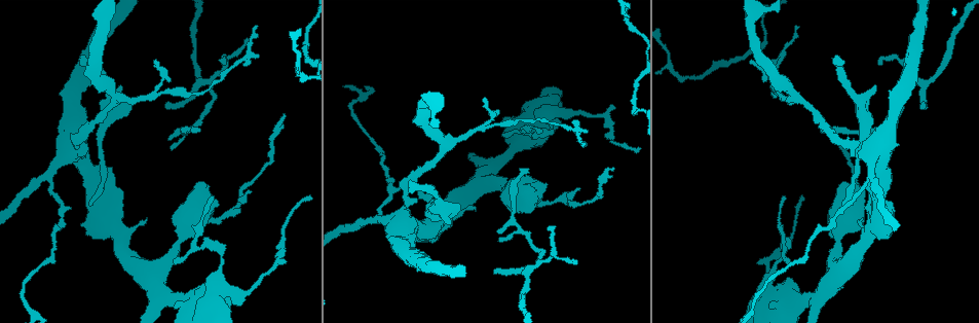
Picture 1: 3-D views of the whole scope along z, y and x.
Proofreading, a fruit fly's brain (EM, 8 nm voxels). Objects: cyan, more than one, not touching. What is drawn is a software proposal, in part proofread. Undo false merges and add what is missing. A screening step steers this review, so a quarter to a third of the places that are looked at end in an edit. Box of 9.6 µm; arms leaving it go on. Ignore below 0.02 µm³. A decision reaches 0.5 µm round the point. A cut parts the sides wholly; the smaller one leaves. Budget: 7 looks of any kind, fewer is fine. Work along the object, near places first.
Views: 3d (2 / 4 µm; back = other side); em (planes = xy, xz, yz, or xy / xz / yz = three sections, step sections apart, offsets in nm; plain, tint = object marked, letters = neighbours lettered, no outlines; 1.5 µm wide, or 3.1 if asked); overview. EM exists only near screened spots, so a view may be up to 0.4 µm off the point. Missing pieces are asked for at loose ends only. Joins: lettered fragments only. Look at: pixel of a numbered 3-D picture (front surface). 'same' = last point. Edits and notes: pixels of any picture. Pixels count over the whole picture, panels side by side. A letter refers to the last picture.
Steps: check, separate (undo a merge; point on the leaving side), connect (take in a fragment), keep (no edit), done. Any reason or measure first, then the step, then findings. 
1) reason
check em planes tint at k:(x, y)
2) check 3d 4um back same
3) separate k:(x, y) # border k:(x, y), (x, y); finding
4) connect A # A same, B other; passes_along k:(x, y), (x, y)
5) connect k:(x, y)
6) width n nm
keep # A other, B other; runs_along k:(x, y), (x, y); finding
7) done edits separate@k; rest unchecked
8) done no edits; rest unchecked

sharp bend
check 3d 2um at 1:(785, 250)

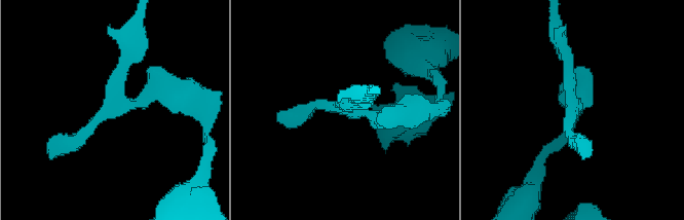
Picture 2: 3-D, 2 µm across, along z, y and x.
now the EM
check em planes tint at 2:(359, 112)

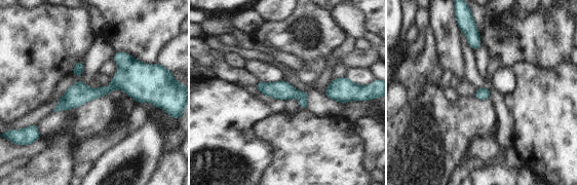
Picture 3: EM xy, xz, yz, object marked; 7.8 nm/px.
see the neighbours
check em planes letters same

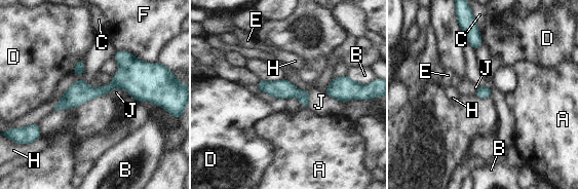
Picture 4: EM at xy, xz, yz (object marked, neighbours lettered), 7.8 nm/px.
width 100 nm
keep # A other, B other, C other, D other, E other, F other, H other, J other; border 4:(285, 78), (309, 92), (308, 108); all the same cell

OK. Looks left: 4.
thin end
check 3d 2um at 1:(878, 62)

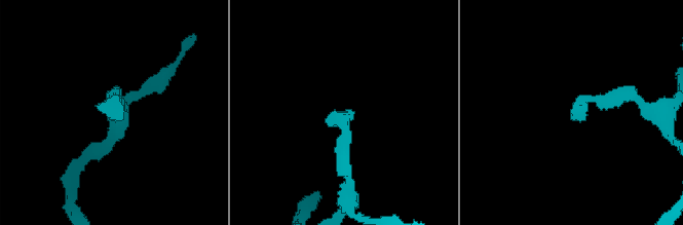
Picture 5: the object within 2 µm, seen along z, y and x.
check em xz step 4 letters at 5:(573, 118)

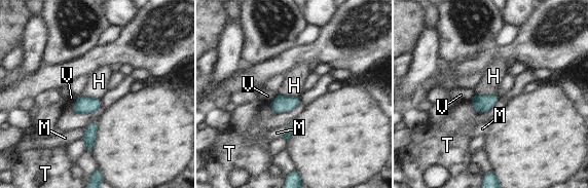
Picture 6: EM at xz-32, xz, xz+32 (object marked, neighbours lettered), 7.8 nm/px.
keep # H other, M other, T other, V other; border 6:(470, 101), (477, 113); none of them fits

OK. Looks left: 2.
an open end
check em planes letters at 1:(439, 225)

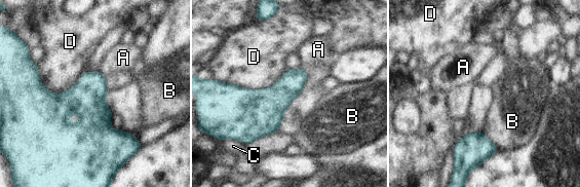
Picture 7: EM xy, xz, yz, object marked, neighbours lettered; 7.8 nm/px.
keep # A other, B other, C other, D other; runs_along 7:(31, 88), (78, 137), (131, 138); none of them fits

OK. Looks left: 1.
done no edits; rest unchecked

